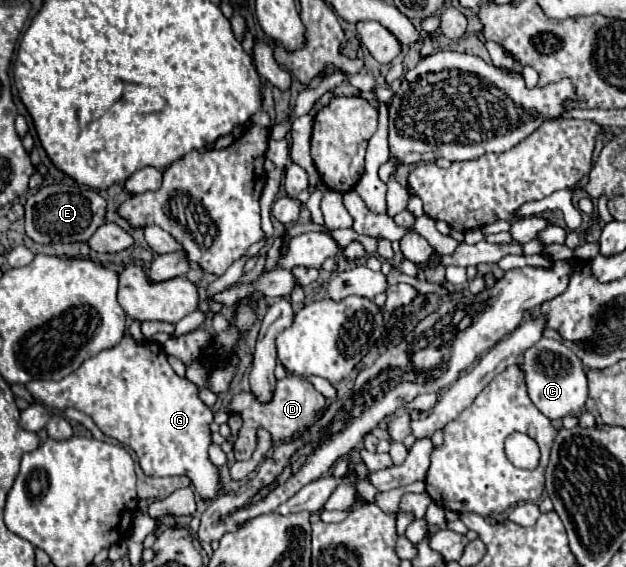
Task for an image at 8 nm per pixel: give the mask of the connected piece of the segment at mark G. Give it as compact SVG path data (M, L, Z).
M126 333L116 347L86 359L68 377L60 381L30 381L26 389L48 407L58 411L76 407L90 415L104 435L134 449L148 477L188 475L202 499L216 497L218 467L208 459L212 409L200 401L192 381L174 373L160 343L138 343Z

